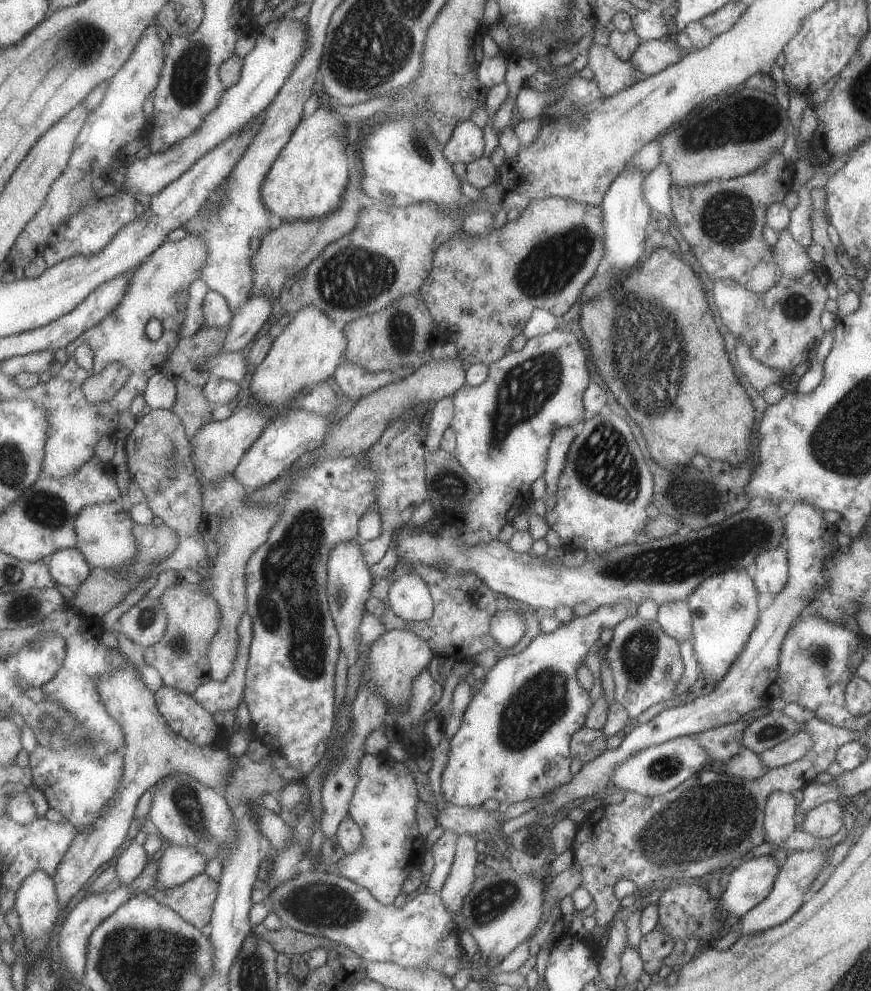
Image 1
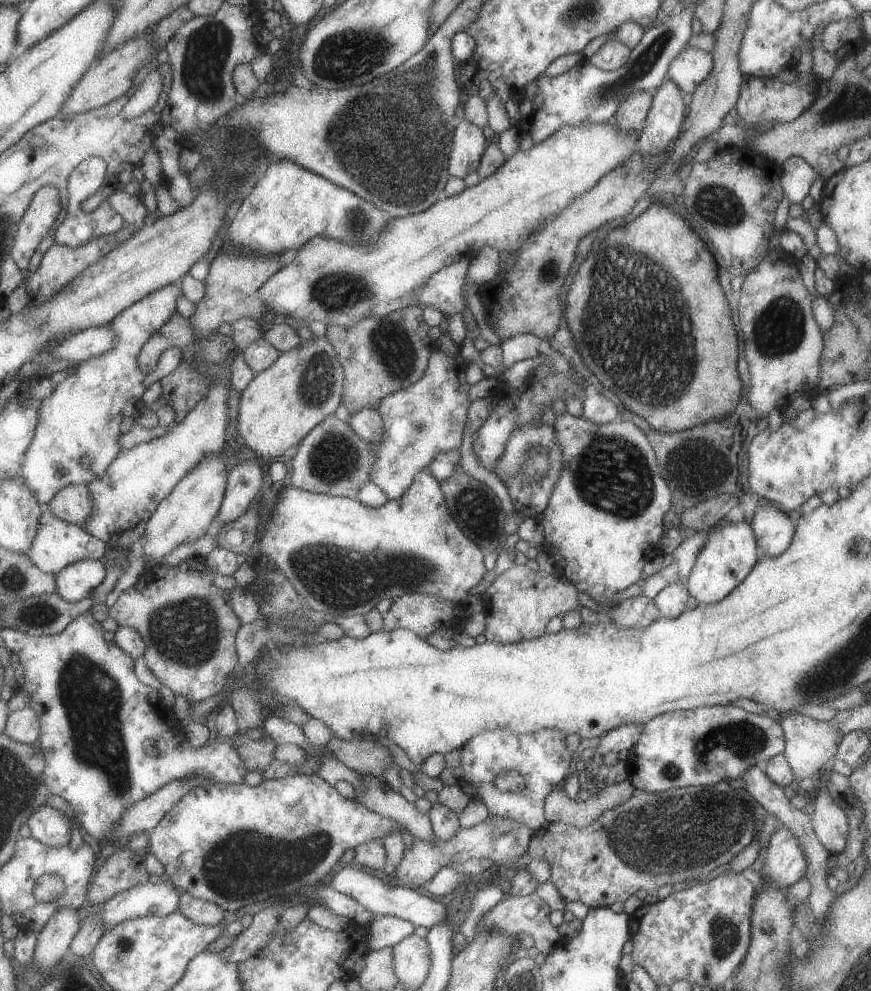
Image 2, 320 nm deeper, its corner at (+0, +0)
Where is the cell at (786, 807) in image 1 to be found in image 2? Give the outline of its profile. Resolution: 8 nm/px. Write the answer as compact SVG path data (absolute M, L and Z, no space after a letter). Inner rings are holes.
M800 712L781 715L780 727L784 732L785 746L783 755L791 767L794 783L809 776L815 776L819 768L832 761L842 734L833 721L816 721Z

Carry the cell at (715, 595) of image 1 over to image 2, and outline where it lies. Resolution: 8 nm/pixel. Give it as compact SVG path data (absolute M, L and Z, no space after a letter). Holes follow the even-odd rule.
M722 520L713 525L706 534L694 560L688 582L685 584L690 596L698 603L711 604L721 600L749 574L759 558L759 548L750 524Z

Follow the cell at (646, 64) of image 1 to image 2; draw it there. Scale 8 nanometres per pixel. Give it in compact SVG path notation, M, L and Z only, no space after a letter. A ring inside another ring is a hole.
M687 47L679 51L669 64L666 73L667 78L672 80L688 97L711 71L711 53L695 47Z

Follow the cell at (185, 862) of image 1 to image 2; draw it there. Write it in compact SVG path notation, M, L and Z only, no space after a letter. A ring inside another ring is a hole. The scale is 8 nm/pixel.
M163 878L161 883L152 884L148 882L147 884L137 885L131 890L116 894L106 903L87 904L78 910L78 917L83 922L85 919L92 919L94 916L99 915L107 930L115 928L123 921L137 917L166 917L180 910L180 896L183 892L171 880Z

